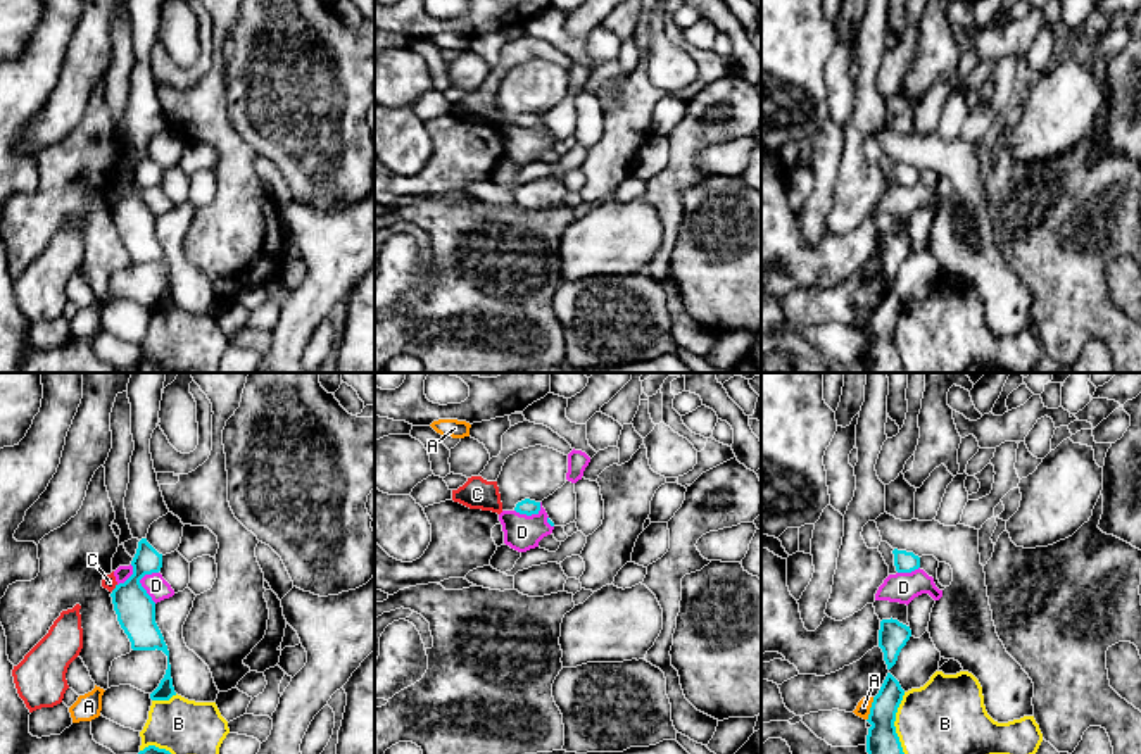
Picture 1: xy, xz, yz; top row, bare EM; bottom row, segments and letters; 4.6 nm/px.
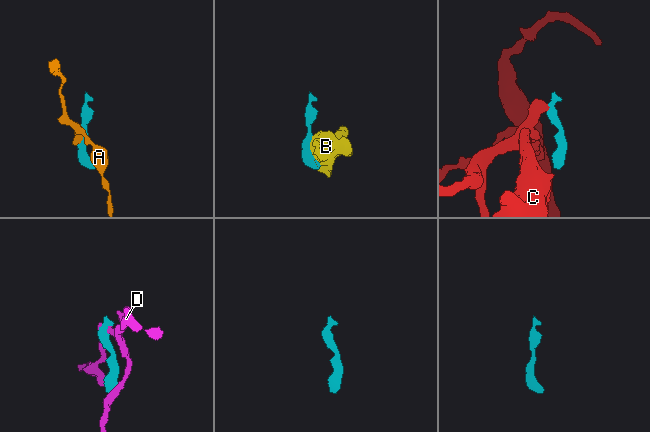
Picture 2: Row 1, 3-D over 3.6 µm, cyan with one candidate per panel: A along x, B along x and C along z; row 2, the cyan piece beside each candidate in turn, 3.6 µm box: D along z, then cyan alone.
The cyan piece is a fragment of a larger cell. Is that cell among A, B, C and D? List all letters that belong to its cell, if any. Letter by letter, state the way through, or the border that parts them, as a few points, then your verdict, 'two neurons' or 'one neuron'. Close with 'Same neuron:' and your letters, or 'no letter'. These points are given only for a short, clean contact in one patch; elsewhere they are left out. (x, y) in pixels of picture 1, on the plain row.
A: border yz (874, 311), (867, 333); two neurons
B: two neurons
C: border xy (116, 197), (111, 204); two neurons
D: border xy (152, 185), (140, 194), (140, 199), (156, 216); two neurons
Same neuron: no letter

